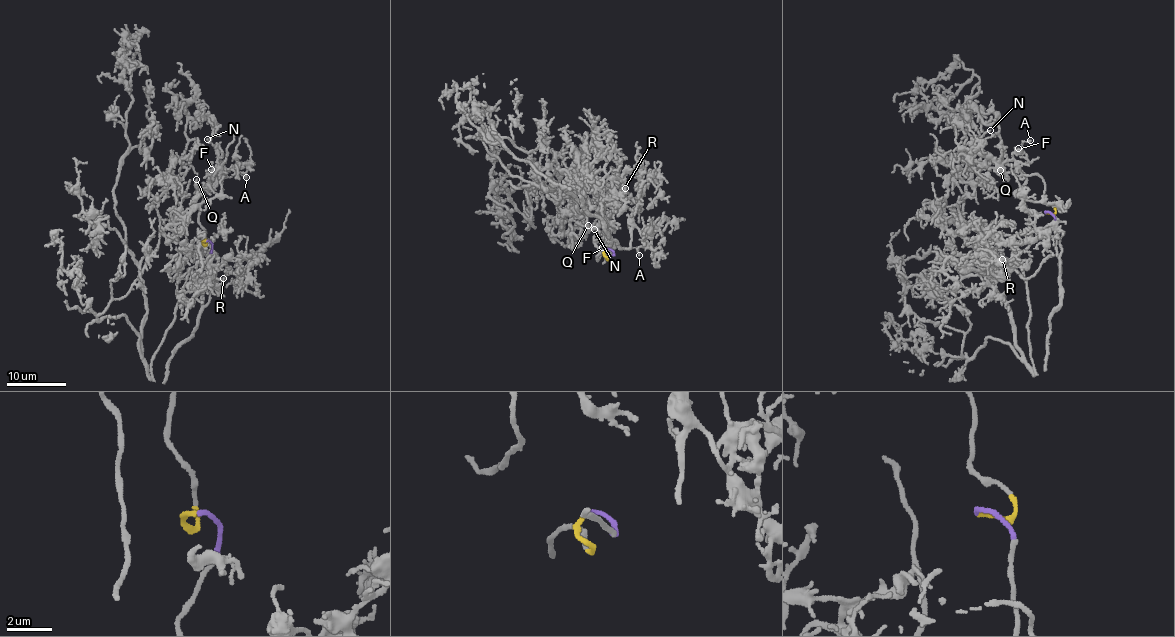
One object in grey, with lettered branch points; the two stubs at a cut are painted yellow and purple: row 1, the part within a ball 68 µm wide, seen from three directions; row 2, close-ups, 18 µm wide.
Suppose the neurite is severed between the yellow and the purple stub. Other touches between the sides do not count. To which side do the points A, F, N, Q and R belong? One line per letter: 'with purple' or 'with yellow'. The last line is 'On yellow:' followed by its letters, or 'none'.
A: with yellow
F: with yellow
N: with yellow
Q: with yellow
R: with purple
On yellow: A, F, N, Q

